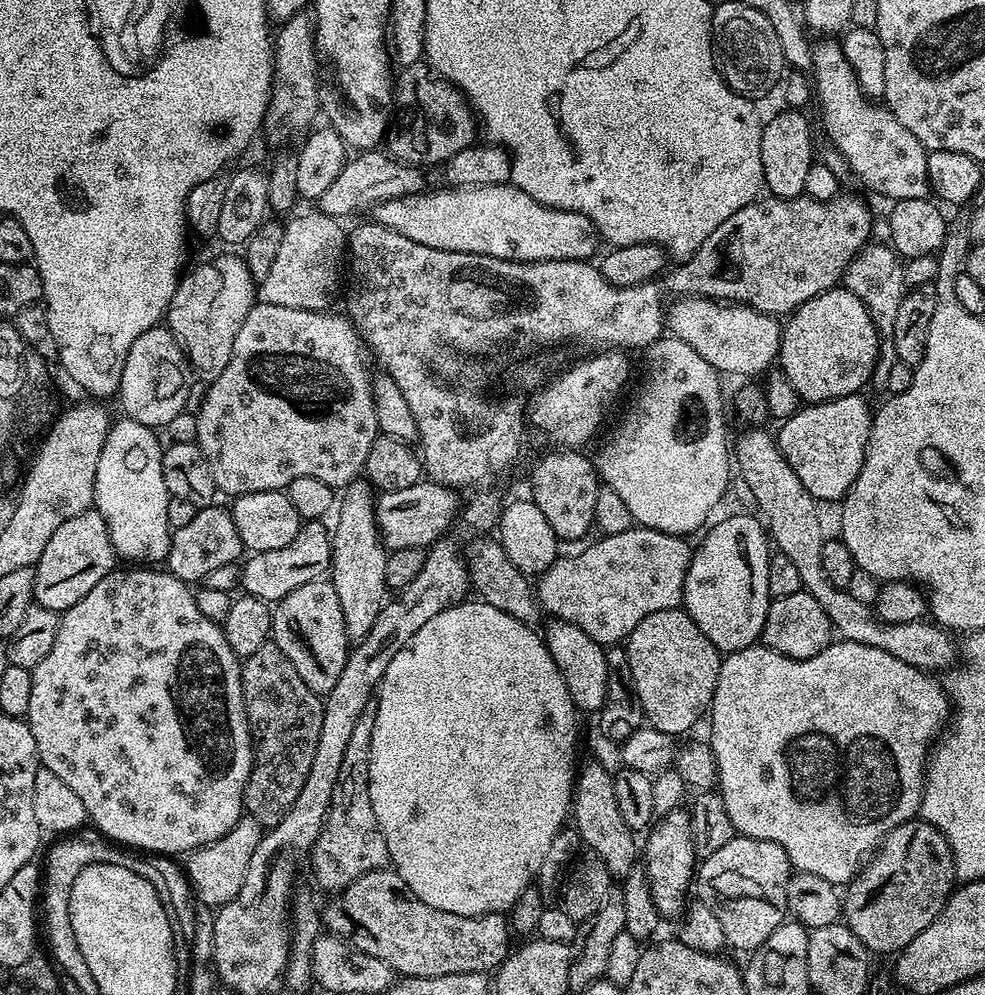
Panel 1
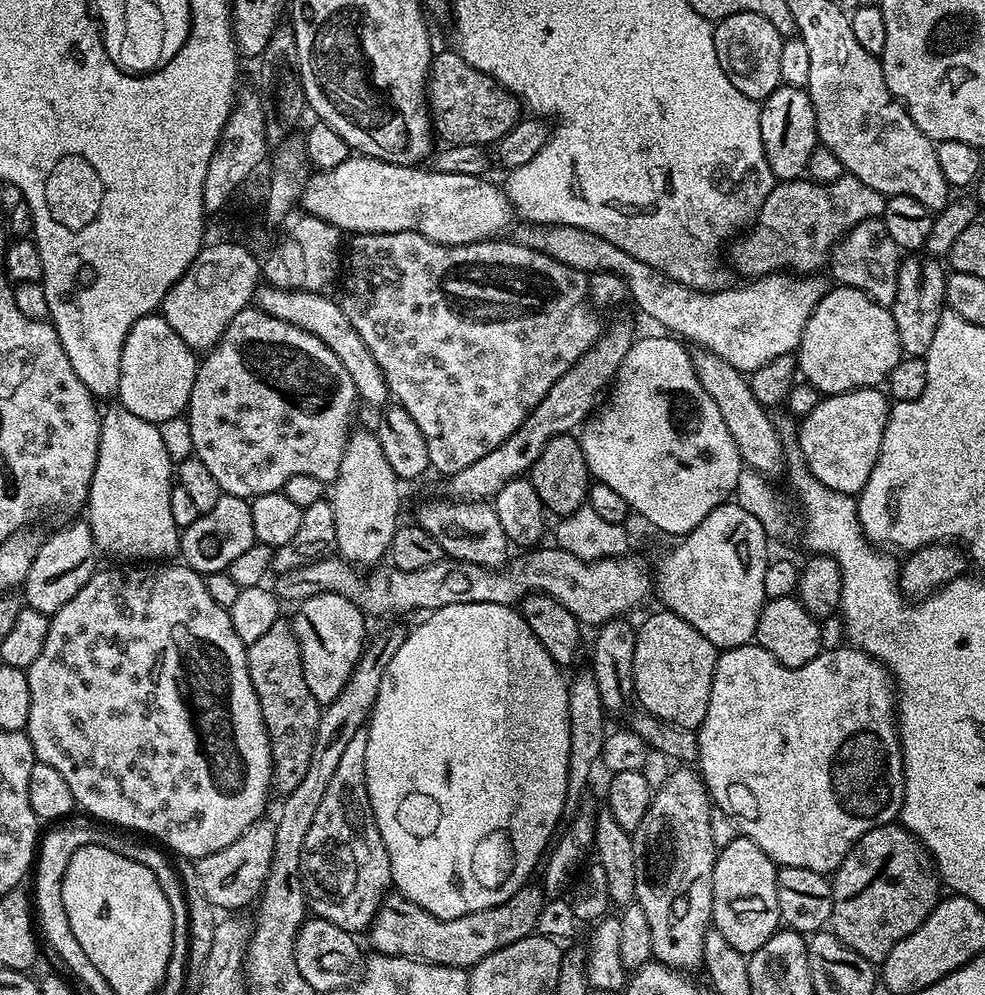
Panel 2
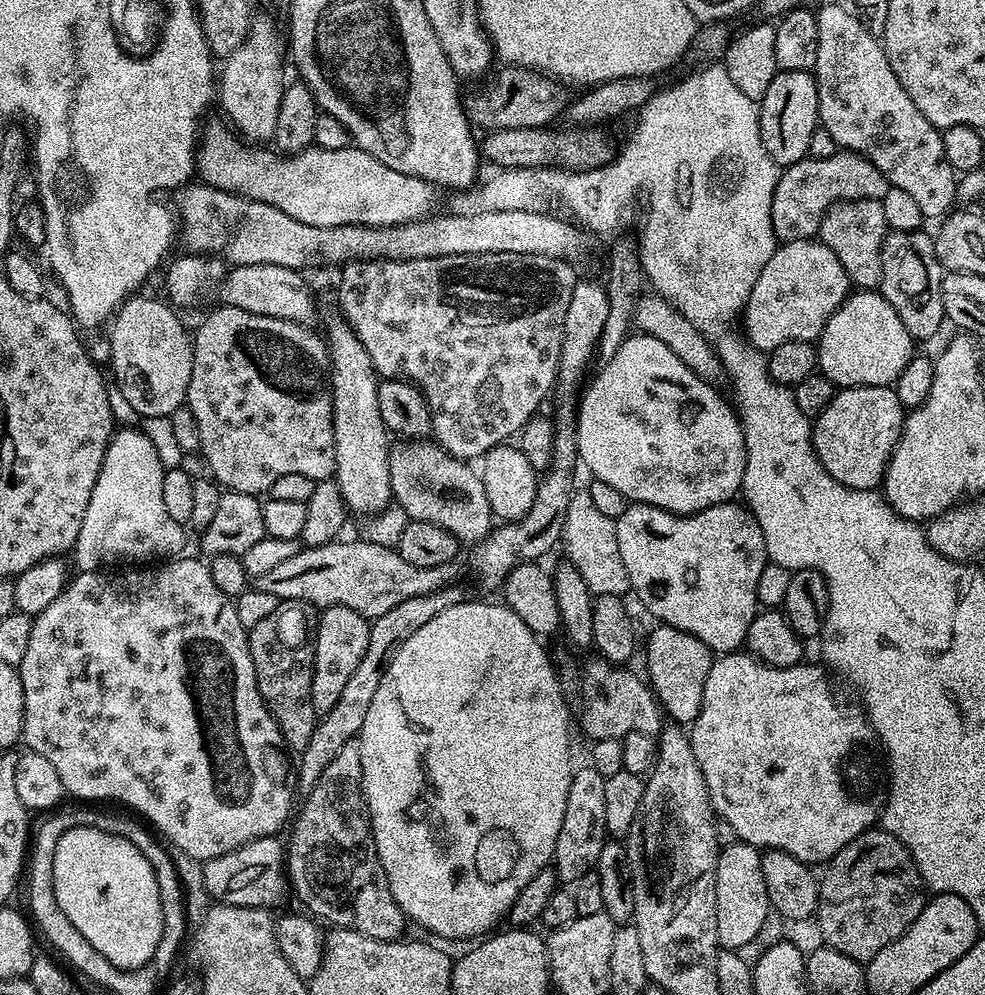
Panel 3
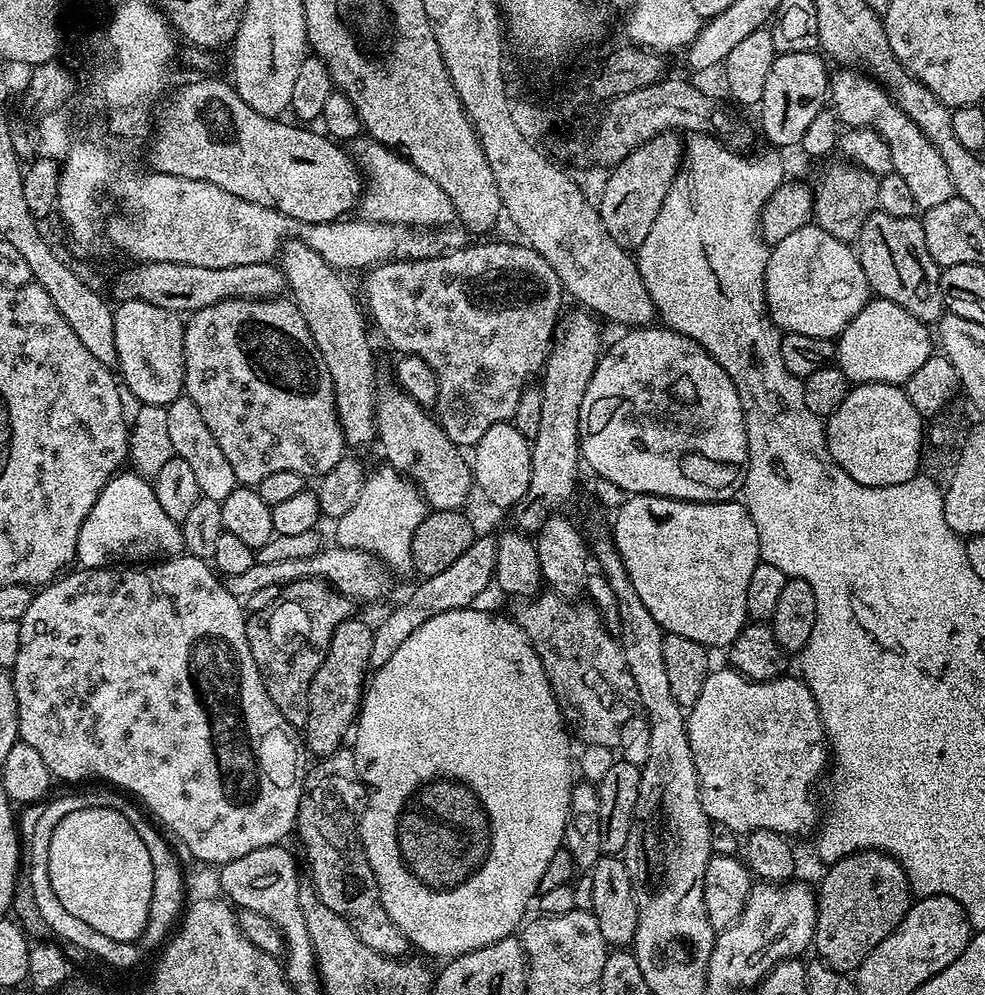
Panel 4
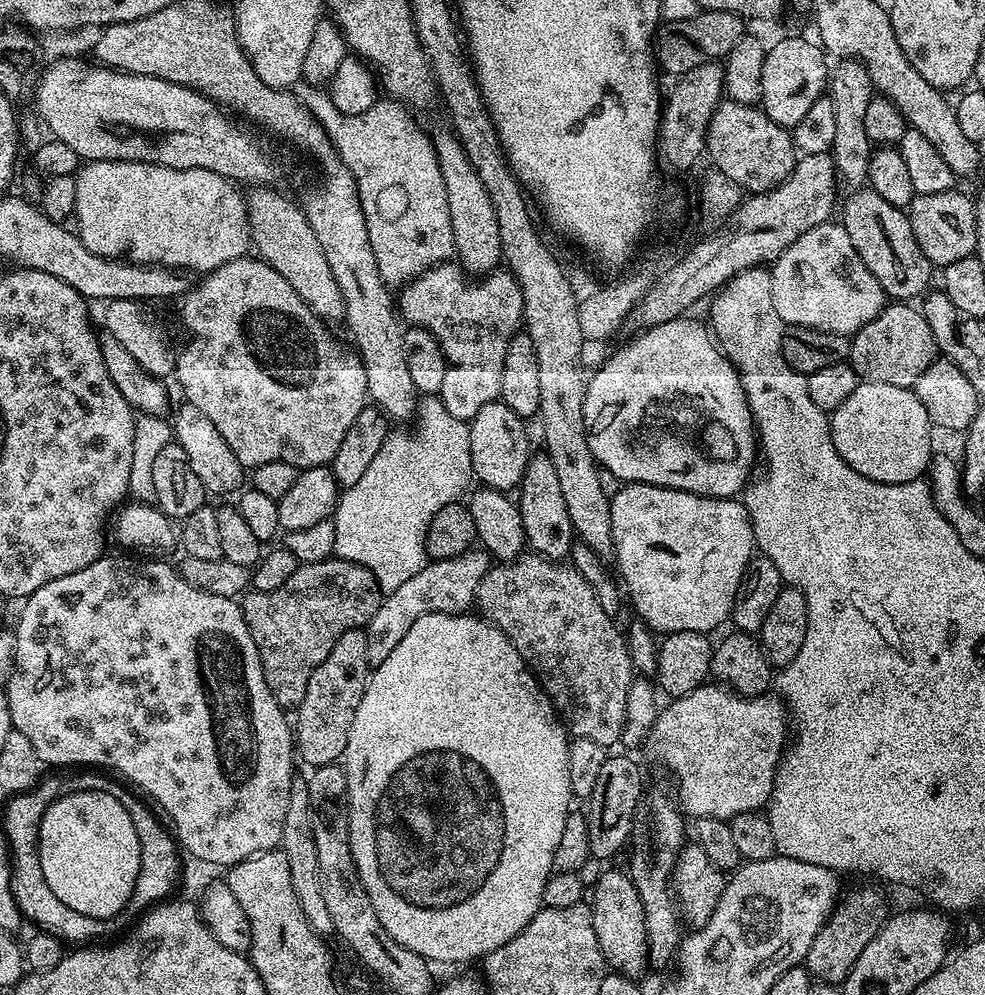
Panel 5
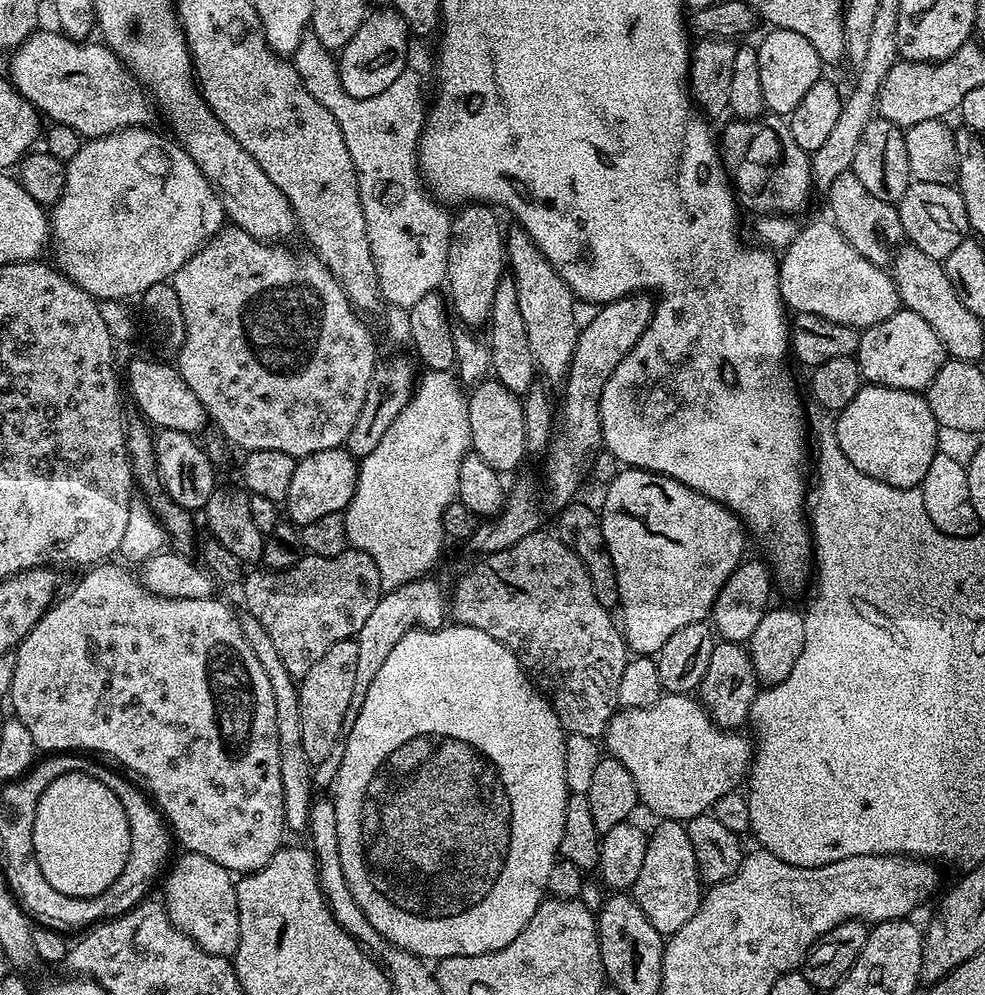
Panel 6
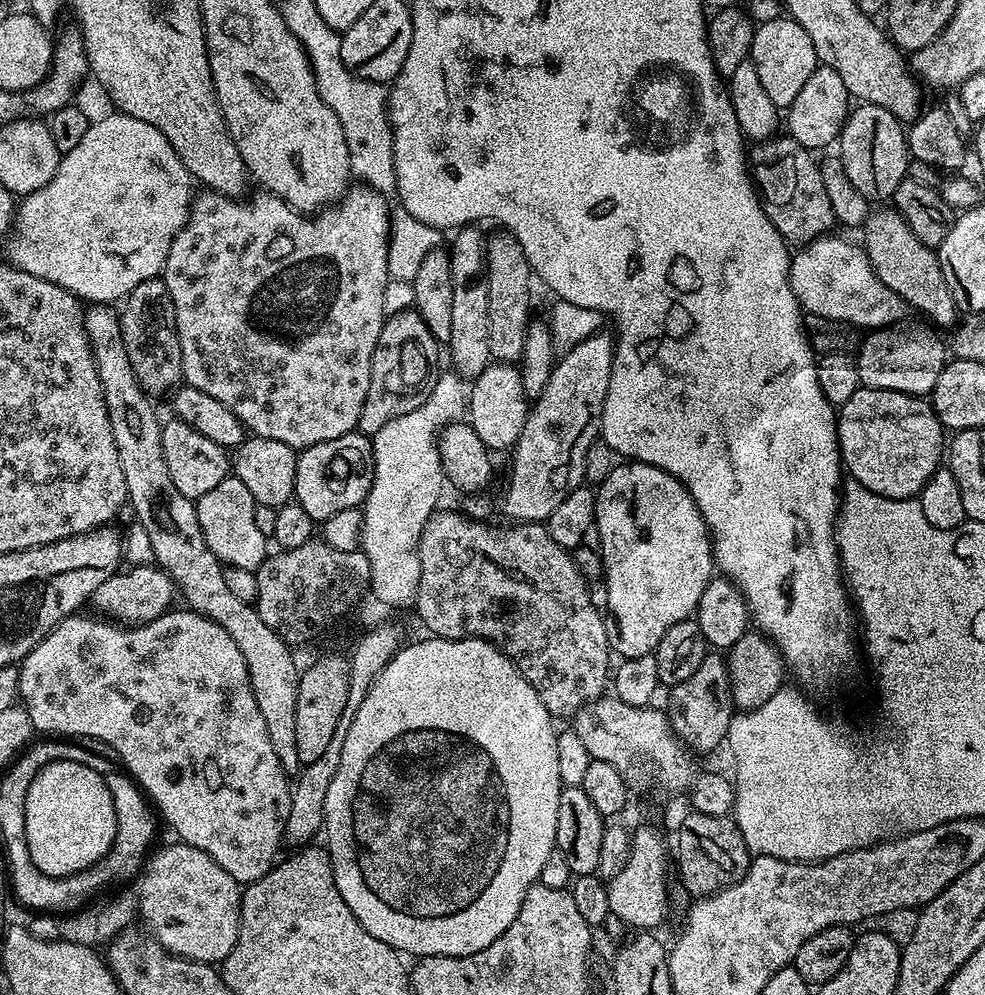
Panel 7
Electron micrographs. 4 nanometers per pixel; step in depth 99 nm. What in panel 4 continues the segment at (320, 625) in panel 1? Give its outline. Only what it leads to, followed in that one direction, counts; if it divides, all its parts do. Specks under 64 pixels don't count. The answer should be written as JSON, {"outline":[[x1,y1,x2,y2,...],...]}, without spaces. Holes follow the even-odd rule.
{"outline":[[344,620,335,629,331,629,328,637,328,649,324,652,322,662,314,674,314,682,310,682,310,714,302,729,302,739,307,751,313,757,323,758,336,752,345,743,344,735,349,735,350,729,358,719,358,713,366,691,366,677,370,669,370,646,374,646,372,637,374,628,364,620]]}

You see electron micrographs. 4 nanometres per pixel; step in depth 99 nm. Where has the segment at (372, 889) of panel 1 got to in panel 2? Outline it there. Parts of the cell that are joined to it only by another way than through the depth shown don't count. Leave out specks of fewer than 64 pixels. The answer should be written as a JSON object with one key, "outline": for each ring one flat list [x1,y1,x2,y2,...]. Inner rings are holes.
{"outline":[[532,882,525,884,498,906,454,920,434,918,399,894,385,895,376,917,372,919,370,935,376,947,373,949,381,956,413,956,426,964,471,970,486,958,486,954,494,954,494,950,502,950,502,946,510,946,510,942,518,942,536,932,538,914,542,914,546,895,543,887,536,885,535,888,534,885]]}

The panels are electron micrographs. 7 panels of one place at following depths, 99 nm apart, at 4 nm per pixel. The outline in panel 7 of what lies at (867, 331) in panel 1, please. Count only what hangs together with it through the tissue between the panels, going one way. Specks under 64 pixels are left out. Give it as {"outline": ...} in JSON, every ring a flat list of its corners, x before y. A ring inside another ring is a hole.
{"outline":[[920,324,905,326,889,326,872,330,855,353,858,374,863,387,878,390,894,390,907,396,927,397,934,390,934,382,938,382,938,374,942,374,946,363,946,344,939,340,931,327,923,328]]}

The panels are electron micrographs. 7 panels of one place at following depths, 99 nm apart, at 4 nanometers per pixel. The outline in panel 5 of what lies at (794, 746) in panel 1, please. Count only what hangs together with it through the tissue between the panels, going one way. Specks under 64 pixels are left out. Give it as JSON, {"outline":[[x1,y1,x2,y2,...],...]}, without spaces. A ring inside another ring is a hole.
{"outline":[[705,682,690,690,690,694,677,696,668,702,672,704,659,709,646,749,658,763,665,764,676,775,676,788,680,791,678,803,689,817,729,821,738,814,760,812,772,799,776,767,790,740,789,709,783,699,773,696,740,696,719,682]]}

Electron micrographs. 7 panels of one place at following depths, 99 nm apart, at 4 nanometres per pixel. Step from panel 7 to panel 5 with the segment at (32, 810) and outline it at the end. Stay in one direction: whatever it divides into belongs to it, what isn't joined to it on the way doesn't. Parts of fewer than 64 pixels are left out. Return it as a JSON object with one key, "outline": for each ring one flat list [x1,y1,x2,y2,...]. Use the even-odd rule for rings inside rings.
{"outline":[[98,790,65,791,44,812,40,822,39,849,42,872,46,883,59,901,77,912,93,912,106,914,116,912,116,905,128,896,128,888,134,887,136,832,130,831,130,819,113,795]]}

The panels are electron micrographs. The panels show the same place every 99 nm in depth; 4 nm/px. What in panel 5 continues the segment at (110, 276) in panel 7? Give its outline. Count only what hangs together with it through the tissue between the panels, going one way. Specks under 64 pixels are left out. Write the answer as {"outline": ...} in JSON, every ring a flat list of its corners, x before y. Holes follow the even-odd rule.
{"outline":[[89,160,75,177,74,228,86,250,94,254,111,260,131,260,133,264,183,268,199,274,207,274,226,262,249,255,252,228,248,224,245,197,233,181,214,174,214,170,178,170,137,160]]}

